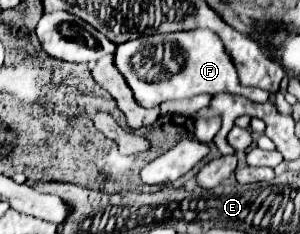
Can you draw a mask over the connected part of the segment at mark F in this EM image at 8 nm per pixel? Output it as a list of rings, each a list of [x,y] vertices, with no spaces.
[[[188,30],[188,32],[142,36],[132,42],[120,44],[116,48],[114,62],[118,70],[124,74],[126,82],[130,84],[136,102],[144,108],[154,108],[168,98],[192,98],[196,94],[218,94],[218,92],[244,96],[257,103],[268,100],[268,92],[240,84],[232,58],[228,56],[220,36],[216,36],[216,32],[212,30]]]

